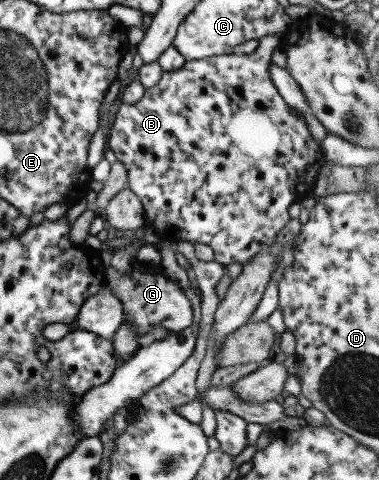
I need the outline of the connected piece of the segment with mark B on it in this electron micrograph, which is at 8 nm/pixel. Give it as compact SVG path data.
M272 34L269 36L264 36L260 38L258 47L251 54L222 54L219 56L204 58L196 61L185 61L184 65L176 71L171 72L162 72L161 77L158 79L158 83L151 88L145 90L144 95L138 102L135 104L124 104L121 103L114 114L113 120L111 120L112 124L109 124L109 128L106 130L106 149L112 150L114 152L114 156L116 157L116 161L121 163L121 166L125 169L125 173L127 176L127 189L130 192L136 194L139 197L140 202L142 204L143 212L144 212L144 222L143 226L148 226L148 228L152 228L154 230L154 234L158 236L159 240L168 240L168 242L190 242L192 244L206 244L213 250L213 260L219 262L220 264L234 264L234 262L238 262L238 264L244 265L252 256L256 256L260 250L264 250L264 248L268 248L272 242L274 242L274 238L276 238L278 232L284 228L286 222L290 219L288 217L288 212L286 209L289 204L292 202L300 202L305 197L312 195L312 179L314 175L318 172L319 166L324 166L326 163L323 158L323 152L320 148L320 141L314 139L308 128L306 127L306 122L304 121L304 117L292 114L292 111L288 111L289 106L283 102L283 99L278 95L276 88L272 82L272 78L270 78L269 66L271 64L270 58L272 52L276 46L281 46L282 34Z

